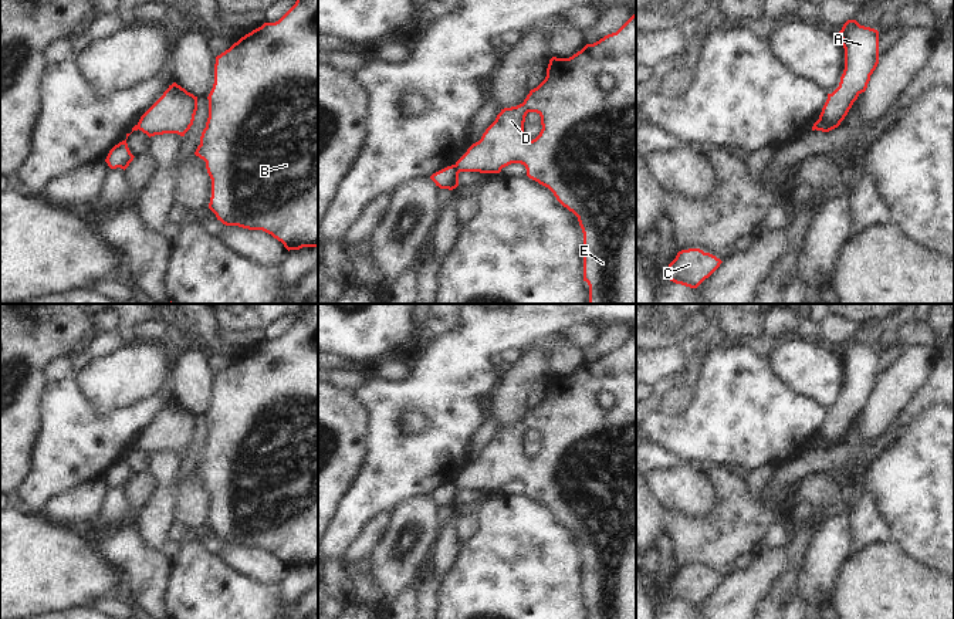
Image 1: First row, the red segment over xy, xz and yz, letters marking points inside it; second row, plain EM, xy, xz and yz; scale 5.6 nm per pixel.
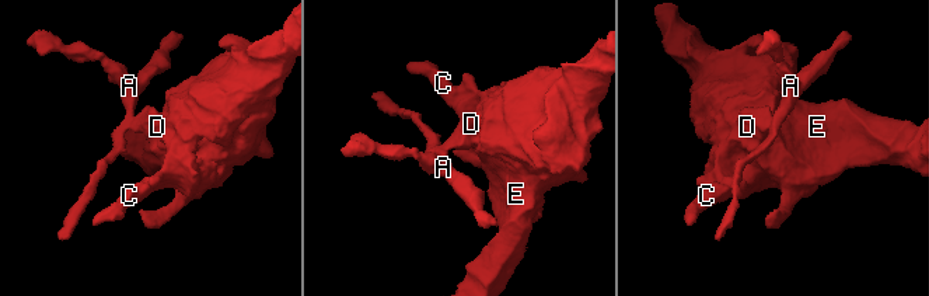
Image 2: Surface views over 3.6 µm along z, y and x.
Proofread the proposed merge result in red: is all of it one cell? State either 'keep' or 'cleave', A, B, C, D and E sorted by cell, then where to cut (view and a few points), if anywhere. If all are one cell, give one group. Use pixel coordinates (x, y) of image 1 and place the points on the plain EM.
cleave; A / B C D E; cut in xz along (454, 483), (459, 490)

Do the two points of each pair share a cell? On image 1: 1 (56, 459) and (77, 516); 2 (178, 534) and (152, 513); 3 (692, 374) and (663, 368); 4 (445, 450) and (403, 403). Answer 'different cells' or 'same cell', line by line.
1: different cells
2: different cells
3: same cell
4: same cell

